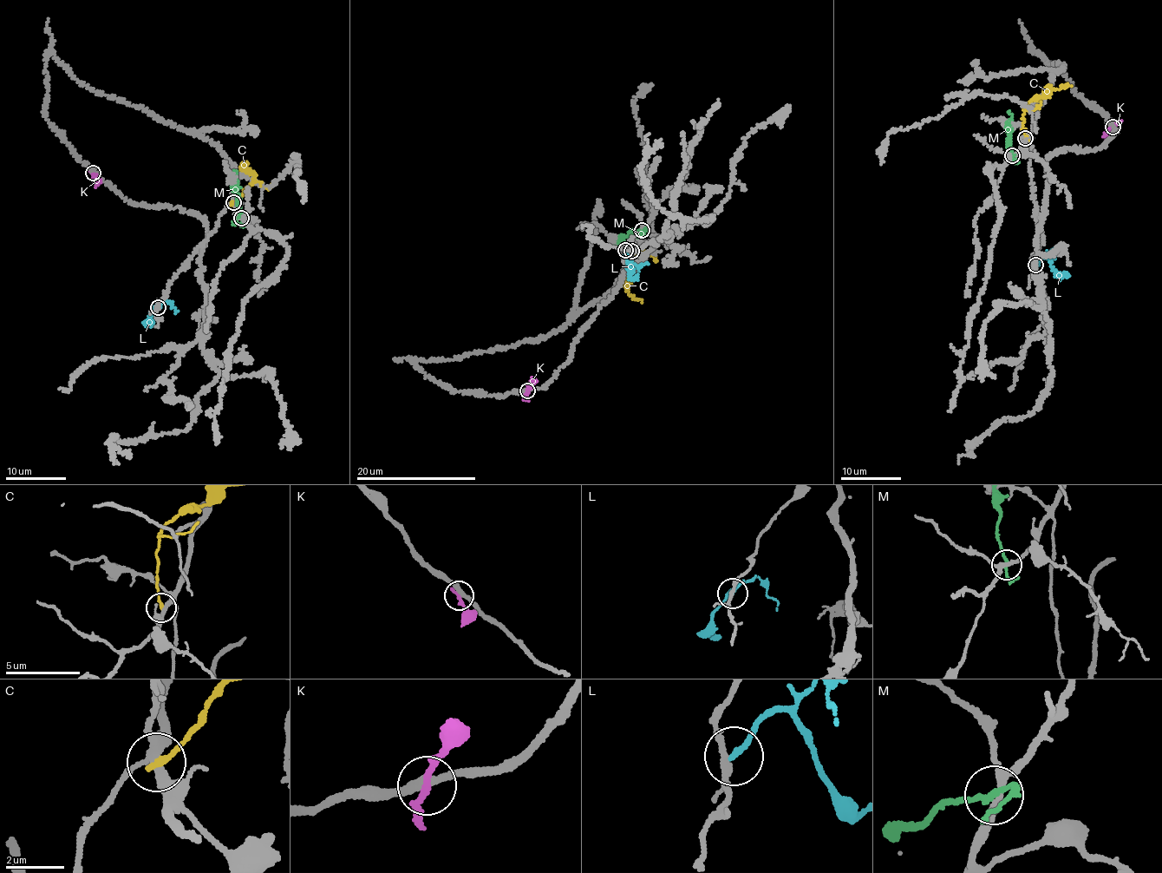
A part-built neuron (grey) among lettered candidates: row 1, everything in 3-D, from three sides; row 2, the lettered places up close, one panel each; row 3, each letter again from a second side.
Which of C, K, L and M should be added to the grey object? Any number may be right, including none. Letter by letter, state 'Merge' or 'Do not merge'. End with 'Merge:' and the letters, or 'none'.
C: Do not merge
K: Do not merge
L: Do not merge
M: Do not merge
Merge: none

